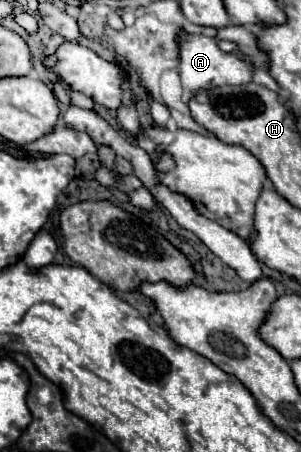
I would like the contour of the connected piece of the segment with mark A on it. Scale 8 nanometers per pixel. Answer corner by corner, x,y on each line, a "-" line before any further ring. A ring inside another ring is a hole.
182,33
180,45
180,77
184,85
184,103
192,97
196,89
208,89
218,85
242,85
252,79
252,63
236,57
234,53
224,53
218,47
216,37
208,37
204,33

